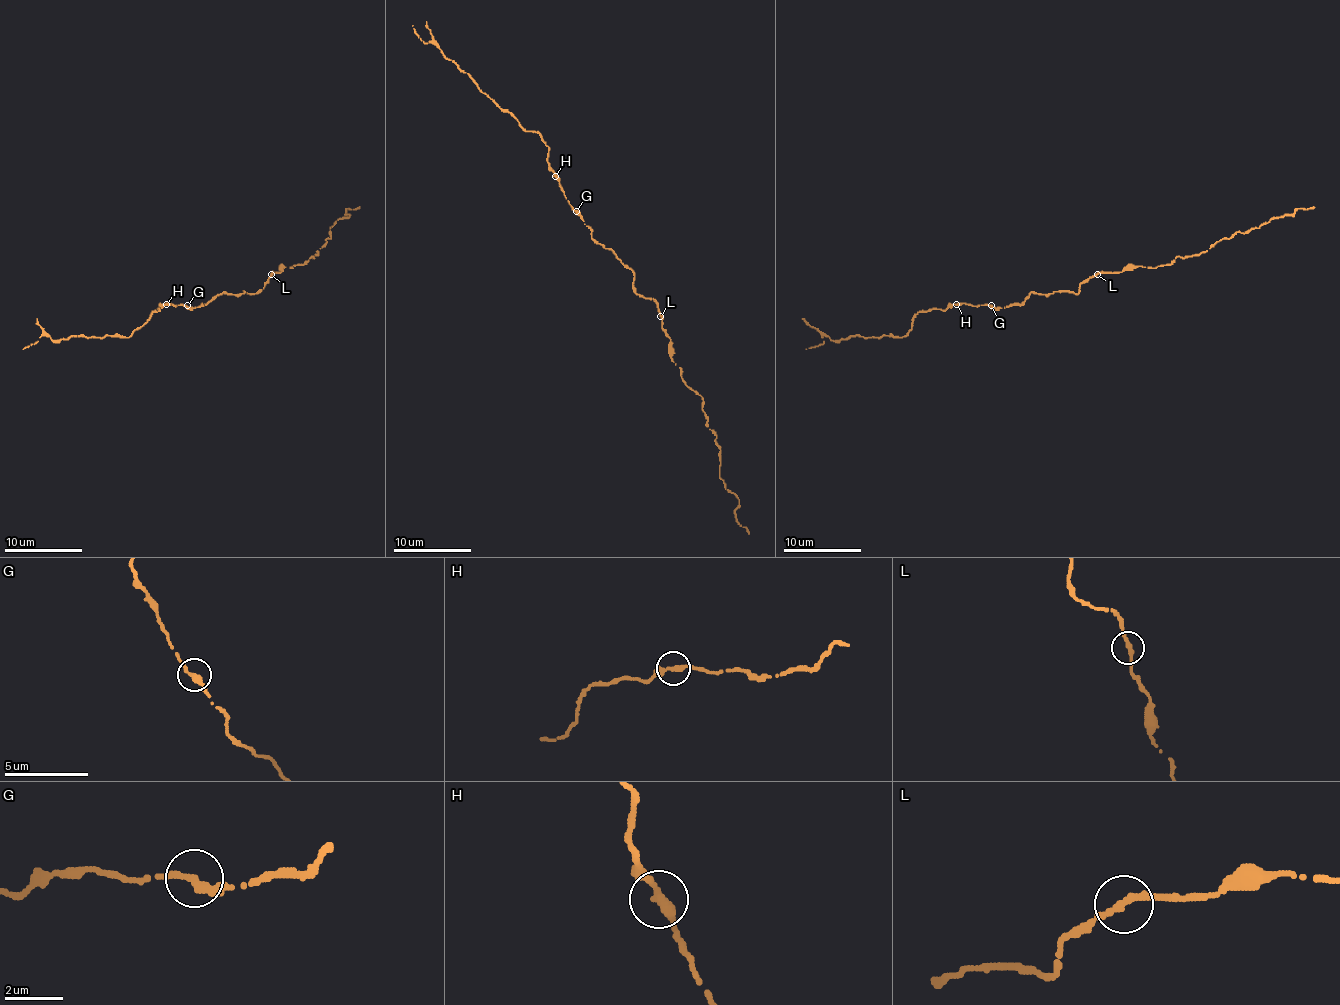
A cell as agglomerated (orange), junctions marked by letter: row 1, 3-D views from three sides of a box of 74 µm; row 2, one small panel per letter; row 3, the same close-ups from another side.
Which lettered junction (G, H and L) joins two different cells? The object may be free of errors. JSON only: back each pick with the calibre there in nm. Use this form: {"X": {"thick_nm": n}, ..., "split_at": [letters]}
{"split_at": []}

